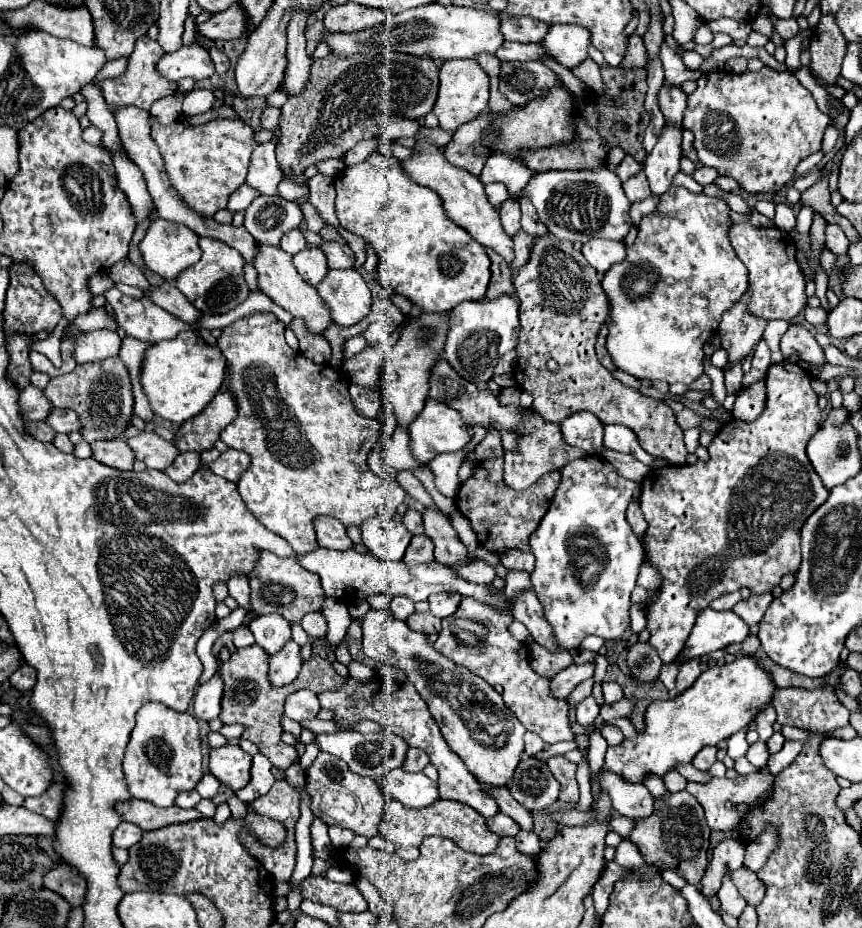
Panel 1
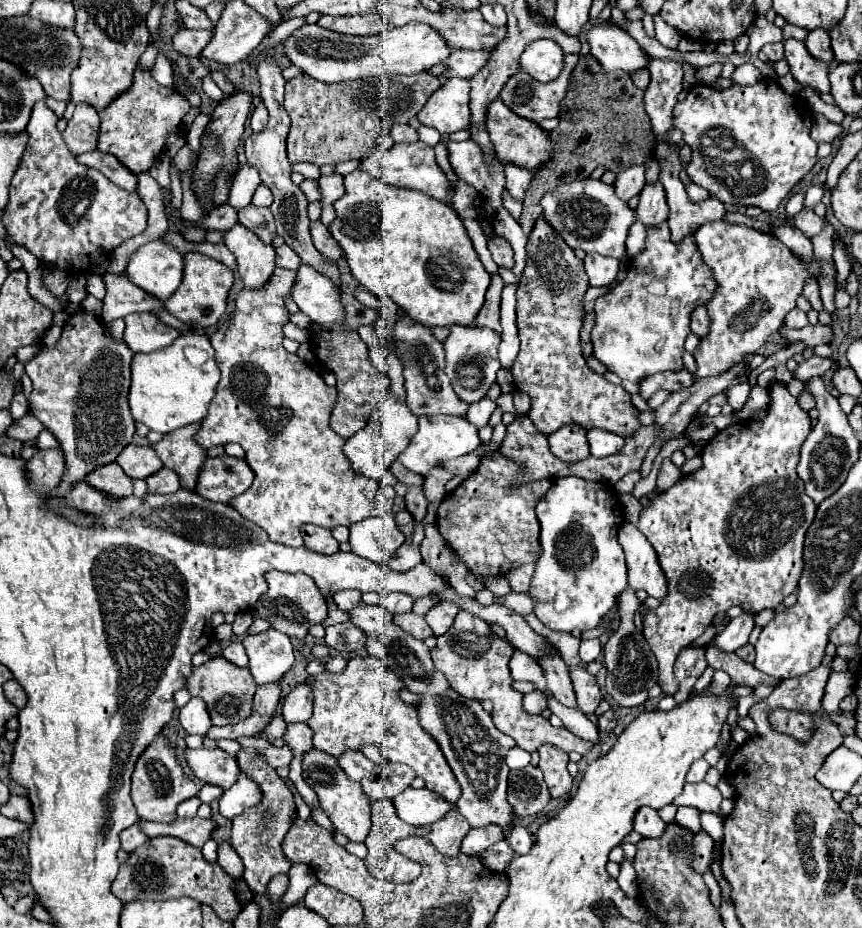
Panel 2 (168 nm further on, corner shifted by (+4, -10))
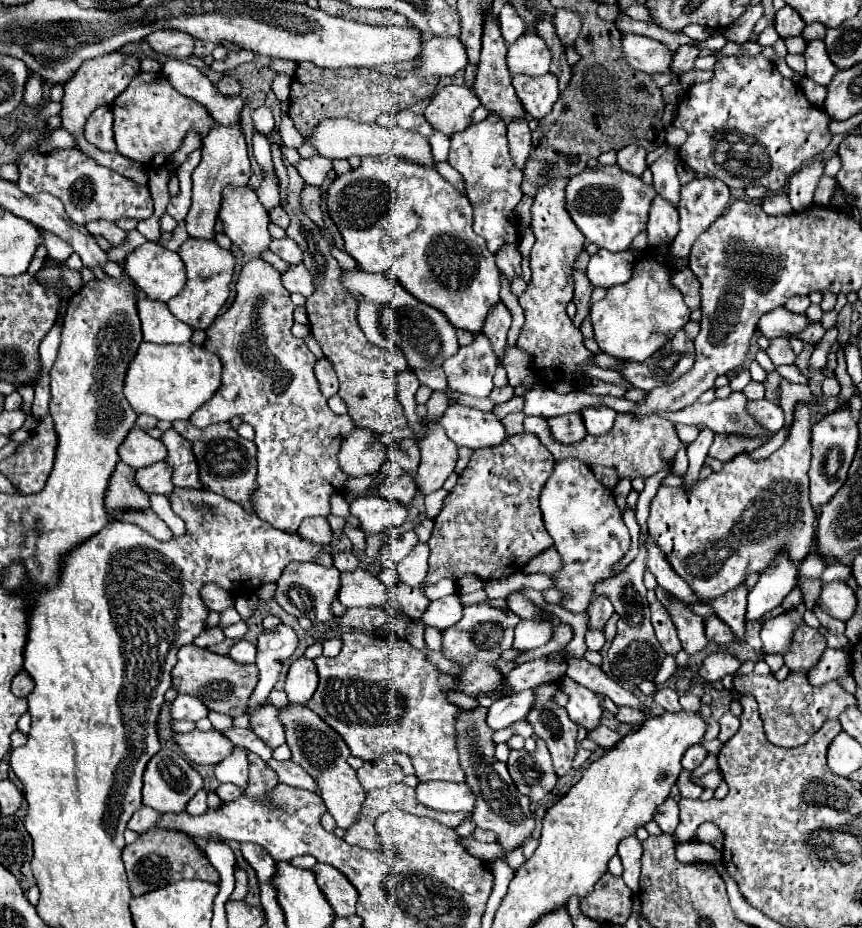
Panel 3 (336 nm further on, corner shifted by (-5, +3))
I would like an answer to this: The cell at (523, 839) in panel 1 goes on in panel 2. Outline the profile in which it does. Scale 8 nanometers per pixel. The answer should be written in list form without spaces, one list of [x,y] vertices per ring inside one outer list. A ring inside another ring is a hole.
[[[502,839],[500,843],[488,847],[482,853],[482,857],[486,857],[486,865],[490,865],[490,869],[496,869],[498,873],[504,873],[508,863],[514,859],[514,849],[506,843],[506,839]]]

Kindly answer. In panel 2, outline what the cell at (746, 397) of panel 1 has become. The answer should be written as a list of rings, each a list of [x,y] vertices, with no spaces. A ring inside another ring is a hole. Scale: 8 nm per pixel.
[[[754,385],[752,391],[750,391],[750,395],[748,395],[748,401],[744,403],[742,409],[734,411],[734,417],[736,417],[738,421],[748,421],[756,411],[766,409],[768,401],[770,401],[770,397],[768,397],[768,389]]]

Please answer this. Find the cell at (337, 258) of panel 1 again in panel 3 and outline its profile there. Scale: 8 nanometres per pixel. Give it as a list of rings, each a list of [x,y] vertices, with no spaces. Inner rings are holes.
[[[305,184],[301,190],[301,210],[303,214],[307,214],[317,226],[323,226],[323,216],[321,216],[321,194],[317,186],[309,186]]]

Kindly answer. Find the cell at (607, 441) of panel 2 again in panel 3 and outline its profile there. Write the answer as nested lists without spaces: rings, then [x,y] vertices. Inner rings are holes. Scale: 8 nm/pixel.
[[[595,404],[595,406],[583,408],[579,414],[581,414],[583,422],[585,422],[587,432],[593,434],[593,436],[599,436],[603,432],[609,432],[609,428],[611,428],[617,412],[613,408],[609,408],[609,406]]]

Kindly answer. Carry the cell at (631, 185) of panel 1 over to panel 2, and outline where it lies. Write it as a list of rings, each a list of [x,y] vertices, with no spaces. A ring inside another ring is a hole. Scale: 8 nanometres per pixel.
[[[636,165],[634,169],[626,169],[626,171],[618,173],[614,189],[622,201],[630,201],[632,197],[636,197],[642,191],[644,185],[646,185],[644,165]]]

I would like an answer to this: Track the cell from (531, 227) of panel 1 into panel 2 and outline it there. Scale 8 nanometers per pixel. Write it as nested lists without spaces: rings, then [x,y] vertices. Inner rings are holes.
[[[506,165],[506,187],[510,191],[512,197],[516,197],[518,201],[524,201],[526,197],[526,189],[532,183],[532,173],[526,169],[518,169],[514,165]]]

